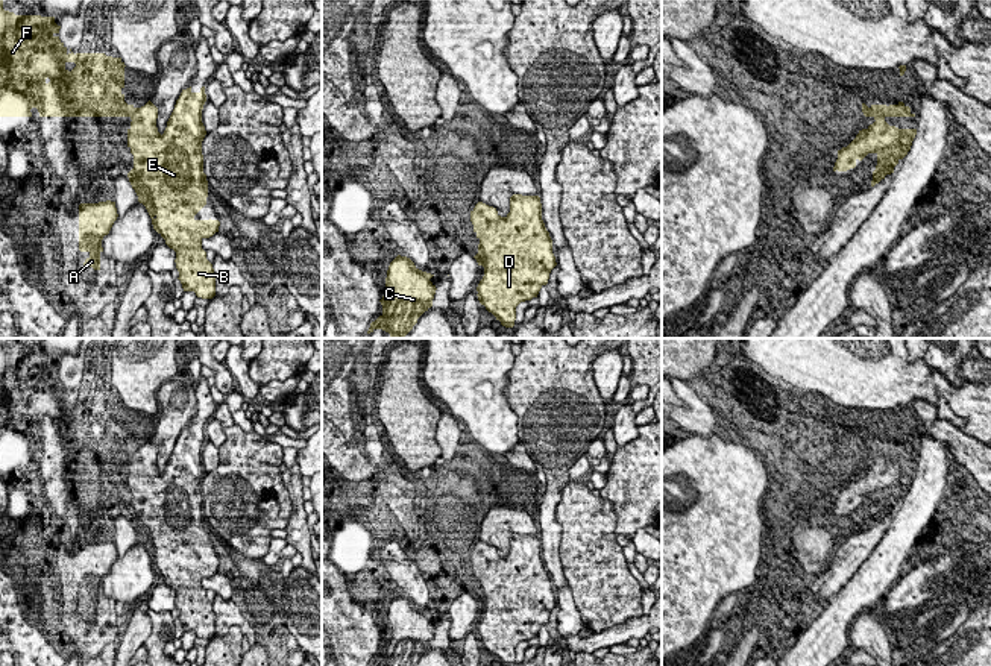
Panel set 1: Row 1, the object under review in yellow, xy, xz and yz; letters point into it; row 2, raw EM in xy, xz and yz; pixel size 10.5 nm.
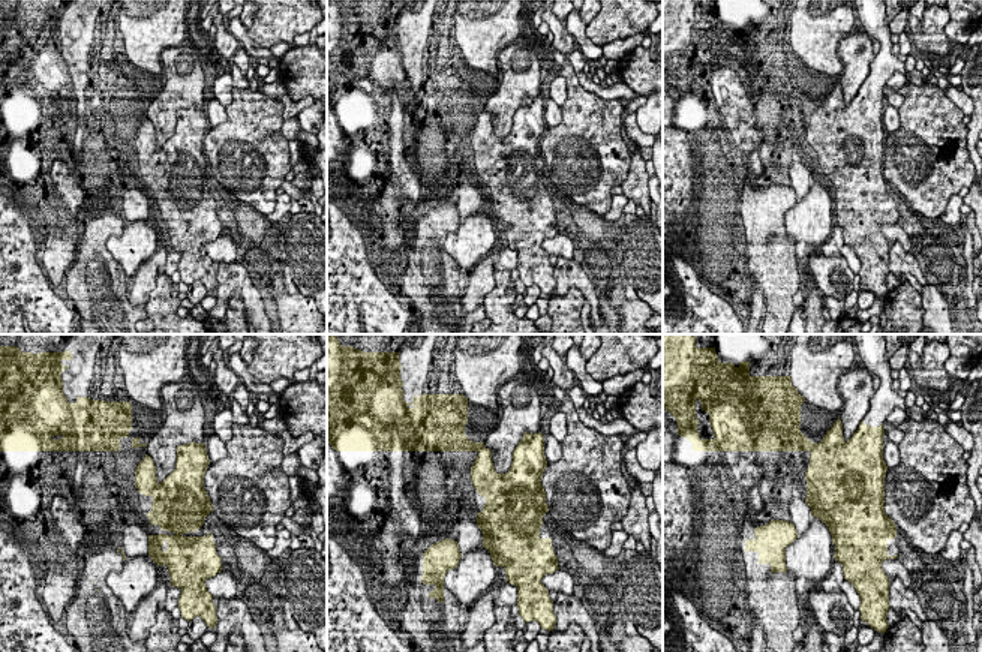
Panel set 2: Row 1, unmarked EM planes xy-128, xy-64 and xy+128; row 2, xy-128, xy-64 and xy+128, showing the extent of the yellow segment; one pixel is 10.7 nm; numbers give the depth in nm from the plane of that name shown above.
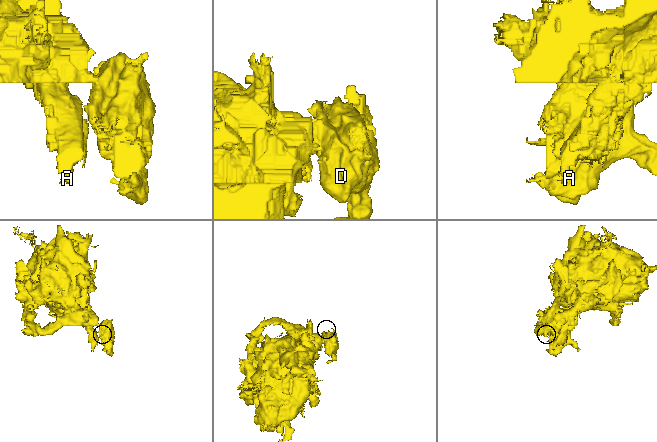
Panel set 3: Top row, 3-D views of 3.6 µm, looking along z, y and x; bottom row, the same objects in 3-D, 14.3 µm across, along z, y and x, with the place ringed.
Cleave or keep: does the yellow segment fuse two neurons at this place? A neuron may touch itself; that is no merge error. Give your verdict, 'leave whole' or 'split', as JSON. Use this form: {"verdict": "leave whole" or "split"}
{"verdict": "split"}

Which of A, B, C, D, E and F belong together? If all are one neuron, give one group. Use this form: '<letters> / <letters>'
A C F / B D E

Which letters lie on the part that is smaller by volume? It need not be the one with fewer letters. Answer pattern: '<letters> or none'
B, D, E

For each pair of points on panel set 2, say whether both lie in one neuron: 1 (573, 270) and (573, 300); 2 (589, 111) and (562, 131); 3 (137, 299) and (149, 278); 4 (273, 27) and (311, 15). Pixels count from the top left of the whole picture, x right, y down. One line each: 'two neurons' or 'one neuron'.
1: two neurons
2: one neuron
3: one neuron
4: one neuron

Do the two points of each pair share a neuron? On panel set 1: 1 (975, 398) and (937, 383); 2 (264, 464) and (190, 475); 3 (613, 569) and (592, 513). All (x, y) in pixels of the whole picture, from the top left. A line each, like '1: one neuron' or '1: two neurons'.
1: one neuron
2: two neurons
3: one neuron

